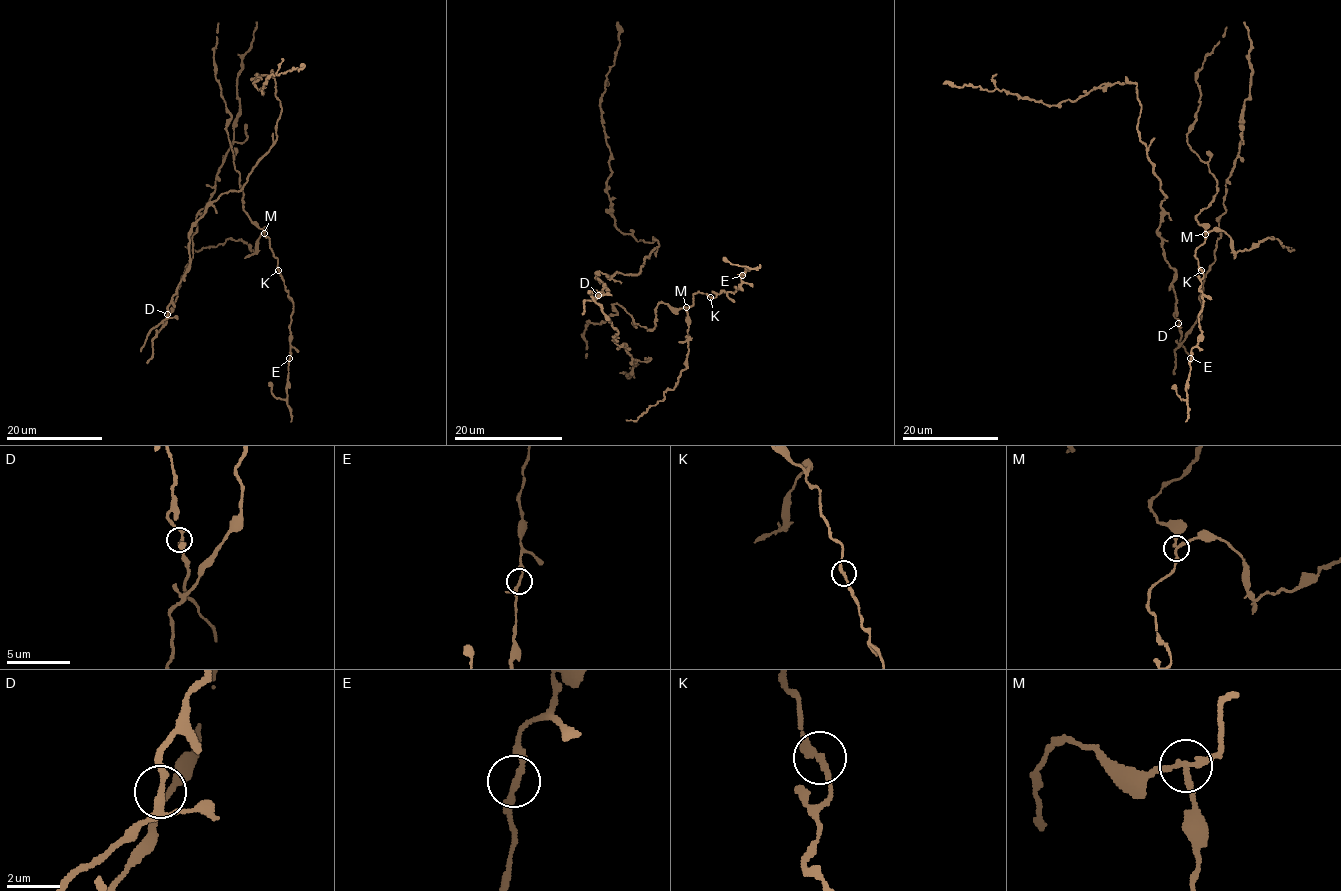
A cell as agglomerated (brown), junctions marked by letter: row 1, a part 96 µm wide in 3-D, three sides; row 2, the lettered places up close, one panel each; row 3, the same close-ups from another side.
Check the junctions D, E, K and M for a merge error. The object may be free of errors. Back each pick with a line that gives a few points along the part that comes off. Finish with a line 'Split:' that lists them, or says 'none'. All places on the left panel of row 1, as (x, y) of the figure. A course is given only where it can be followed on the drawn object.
M: course (265, 233), (255, 253), (239, 240), (226, 239), (223, 244), (195, 251), (184, 246)
Split: M

